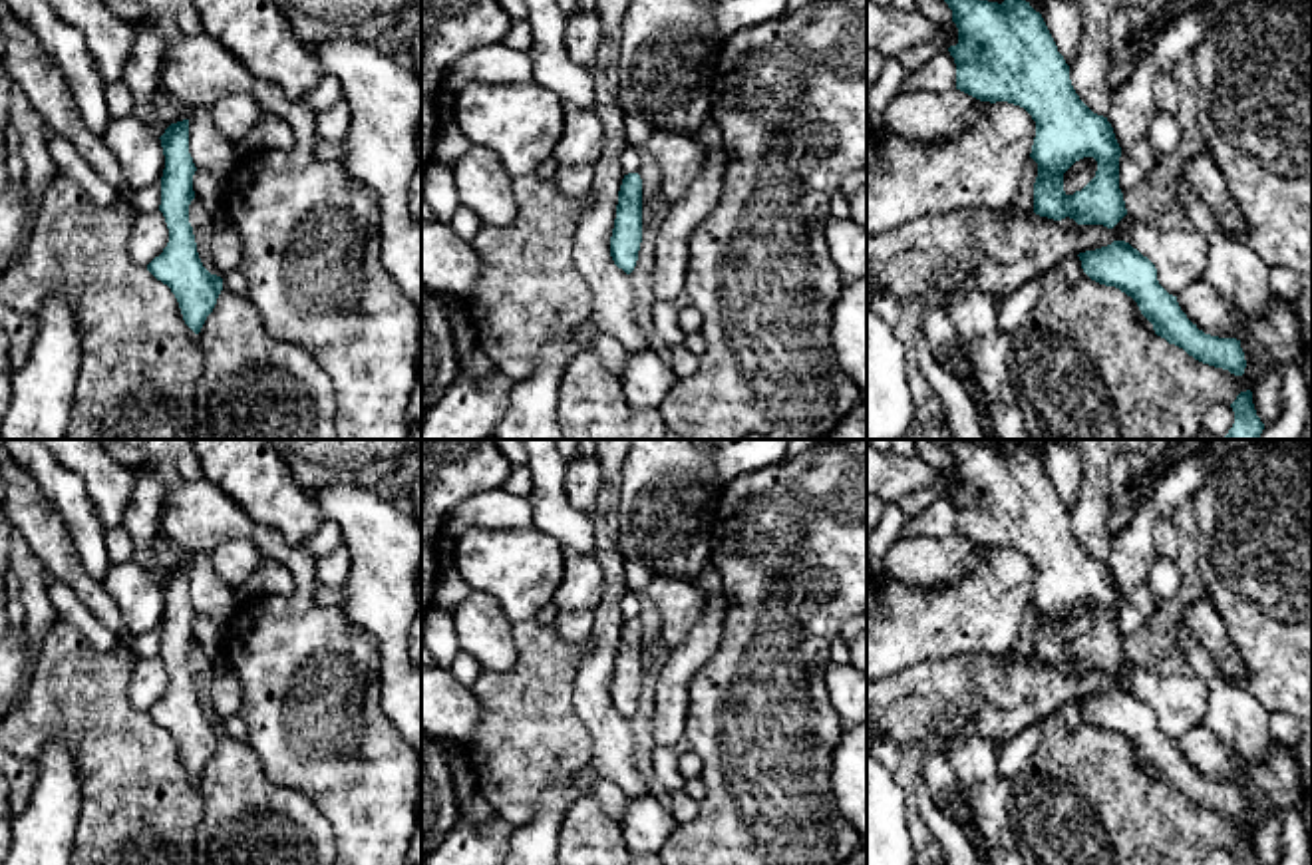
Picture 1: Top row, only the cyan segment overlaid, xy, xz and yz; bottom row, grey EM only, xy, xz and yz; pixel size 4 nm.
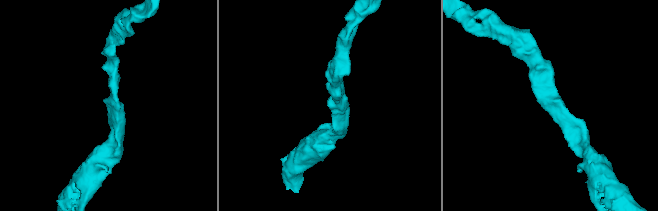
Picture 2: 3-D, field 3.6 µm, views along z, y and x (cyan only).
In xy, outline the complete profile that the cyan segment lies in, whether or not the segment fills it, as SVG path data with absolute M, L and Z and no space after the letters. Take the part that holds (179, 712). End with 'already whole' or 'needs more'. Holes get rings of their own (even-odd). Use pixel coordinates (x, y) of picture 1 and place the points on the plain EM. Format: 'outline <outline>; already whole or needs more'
outline M189 565L171 569L159 583L165 614L161 622L161 650L169 674L169 688L147 716L175 740L185 770L199 779L223 736L223 724L211 720L197 698L189 650L195 644L197 616L189 599Z; already whole

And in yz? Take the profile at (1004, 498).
outline M944 439L958 473L958 489L948 497L956 509L956 535L980 547L1008 547L1024 553L1036 567L1036 583L1030 603L1038 608L1034 628L1034 658L1054 666L1066 662L1077 670L1103 670L1113 674L1125 660L1119 634L1121 593L1107 563L1093 559L1075 539L1069 511L1042 463L1030 447L1008 441L1002 449L970 443L968 439ZM1079 605L1097 606L1095 622L1073 640L1064 636L1064 618Z; already whole

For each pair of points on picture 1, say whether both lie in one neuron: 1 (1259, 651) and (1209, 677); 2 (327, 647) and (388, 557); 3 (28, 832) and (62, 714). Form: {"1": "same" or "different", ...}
{"1": "different", "2": "different", "3": "different"}

